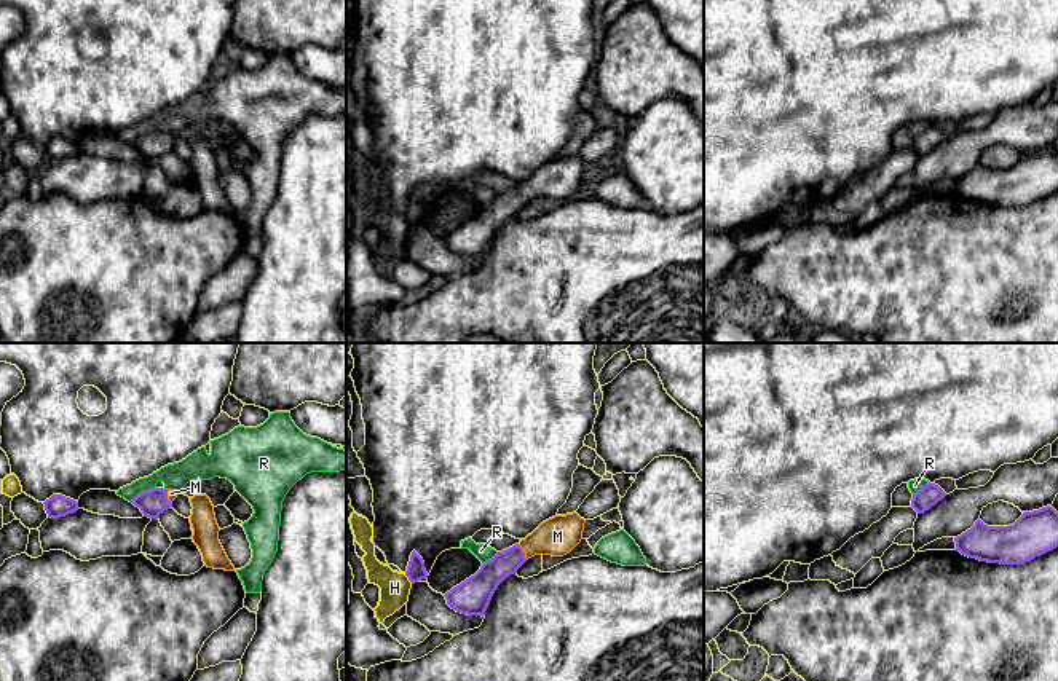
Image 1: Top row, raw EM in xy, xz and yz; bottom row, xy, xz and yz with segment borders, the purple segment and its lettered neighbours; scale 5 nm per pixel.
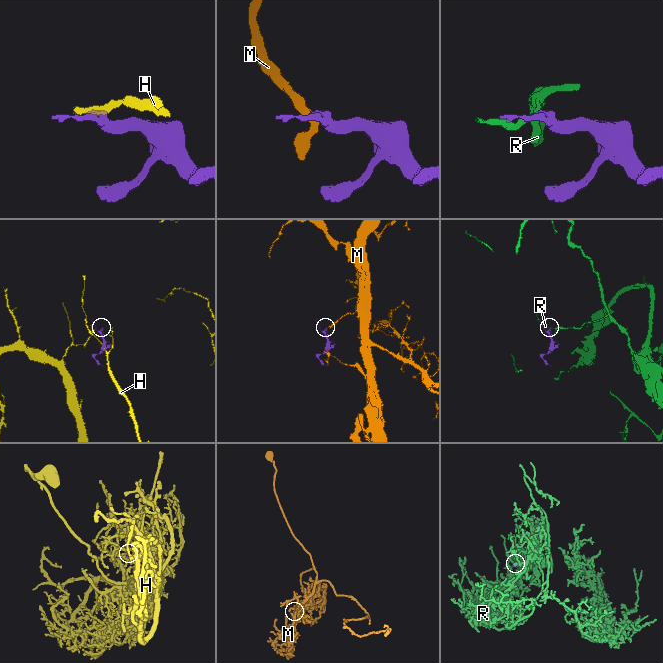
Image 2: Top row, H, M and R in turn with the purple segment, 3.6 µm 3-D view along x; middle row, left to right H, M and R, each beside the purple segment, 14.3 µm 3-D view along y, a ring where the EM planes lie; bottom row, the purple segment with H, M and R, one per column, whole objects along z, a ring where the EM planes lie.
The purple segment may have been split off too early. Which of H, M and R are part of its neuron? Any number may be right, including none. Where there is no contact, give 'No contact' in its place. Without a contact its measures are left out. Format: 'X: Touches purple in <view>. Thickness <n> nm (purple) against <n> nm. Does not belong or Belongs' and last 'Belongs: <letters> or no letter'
H: Touches purple in xz. Thickness 100 nm (purple) against 160 nm. Does not belong
M: Touches purple in xz. Thickness 140 nm (purple) against 200 nm. Belongs
R: Touches purple in xy. Thickness 140 nm (purple) against 130 nm. Does not belong
Belongs: M

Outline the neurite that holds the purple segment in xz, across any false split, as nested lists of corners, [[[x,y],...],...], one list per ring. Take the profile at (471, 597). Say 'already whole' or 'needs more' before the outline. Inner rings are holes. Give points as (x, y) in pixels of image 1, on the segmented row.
needs more | [[[576,512],[543,522],[519,544],[498,552],[474,576],[447,592],[447,604],[456,612],[484,617],[495,590],[507,576],[535,555],[570,553],[582,539],[584,523]]]

